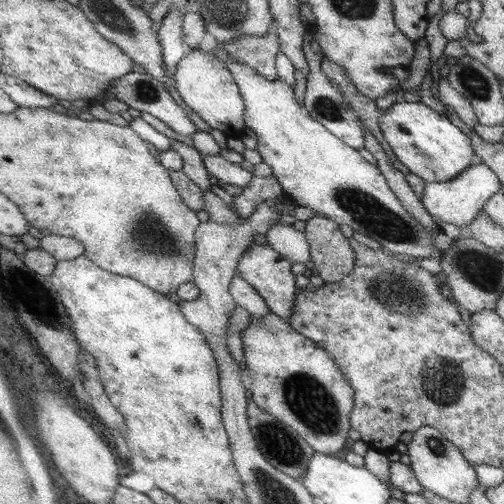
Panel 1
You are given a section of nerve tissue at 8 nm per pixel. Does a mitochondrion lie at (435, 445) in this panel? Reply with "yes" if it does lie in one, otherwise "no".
yes

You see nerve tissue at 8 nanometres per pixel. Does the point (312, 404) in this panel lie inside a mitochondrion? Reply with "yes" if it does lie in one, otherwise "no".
yes

